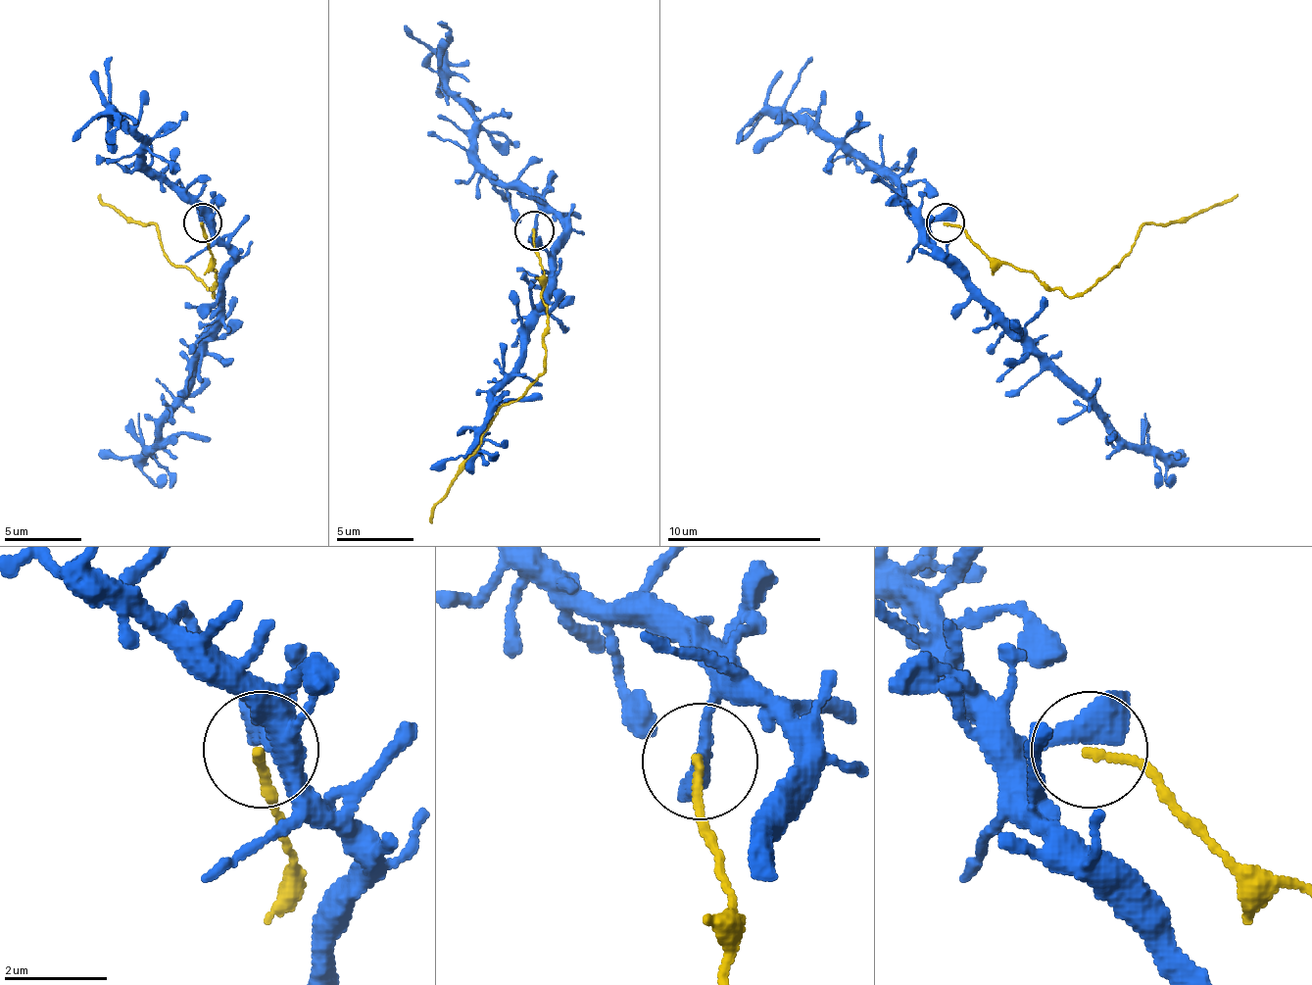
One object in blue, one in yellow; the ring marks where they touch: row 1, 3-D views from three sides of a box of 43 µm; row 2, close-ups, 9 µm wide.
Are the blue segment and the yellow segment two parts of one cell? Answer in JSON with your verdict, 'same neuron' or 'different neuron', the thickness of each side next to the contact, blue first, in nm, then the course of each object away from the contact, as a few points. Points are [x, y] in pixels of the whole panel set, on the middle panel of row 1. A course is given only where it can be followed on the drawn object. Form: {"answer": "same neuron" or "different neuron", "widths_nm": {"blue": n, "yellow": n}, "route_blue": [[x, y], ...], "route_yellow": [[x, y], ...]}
{"answer": "different neuron", "widths_nm": {"blue": 550, "yellow": 170}, "route_blue": [[535, 231], [539, 212], [562, 227], [555, 293], [527, 336], [527, 356], [485, 414], [481, 437], [430, 467]], "route_yellow": [[535, 231], [543, 273], [547, 367], [519, 398], [500, 406], [430, 522]]}

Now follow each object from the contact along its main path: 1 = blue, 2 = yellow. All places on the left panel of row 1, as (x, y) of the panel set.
1: (204, 221), (230, 257), (222, 322), (196, 365), (196, 384), (153, 442), (133, 458), (107, 458), (99, 450)
2: (204, 221), (215, 272), (215, 295), (188, 269), (169, 261), (153, 225), (129, 221), (99, 194)

